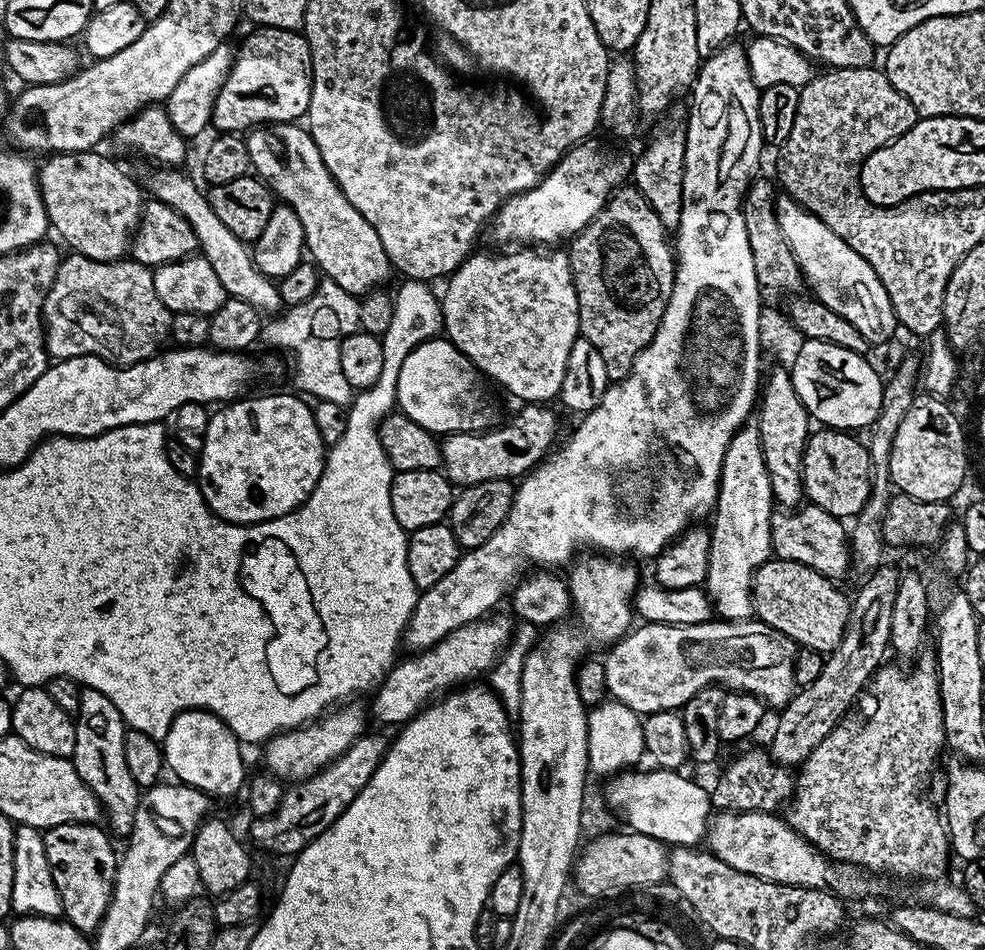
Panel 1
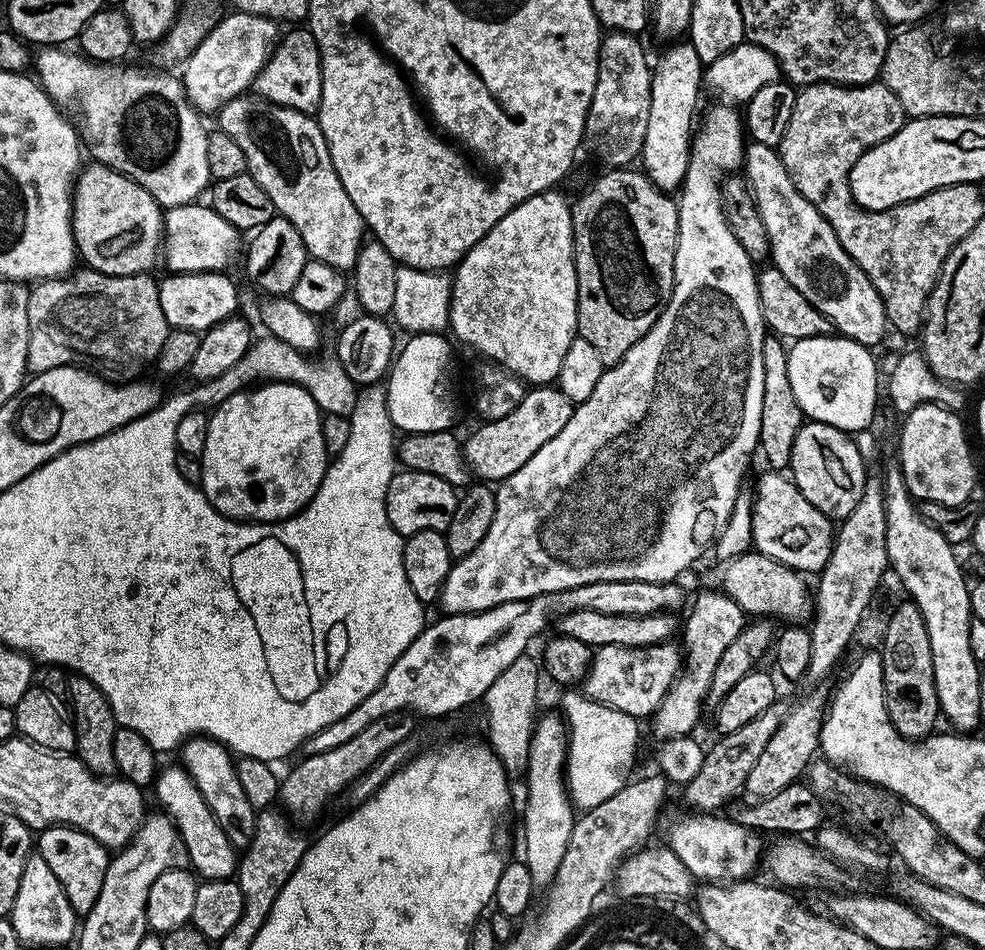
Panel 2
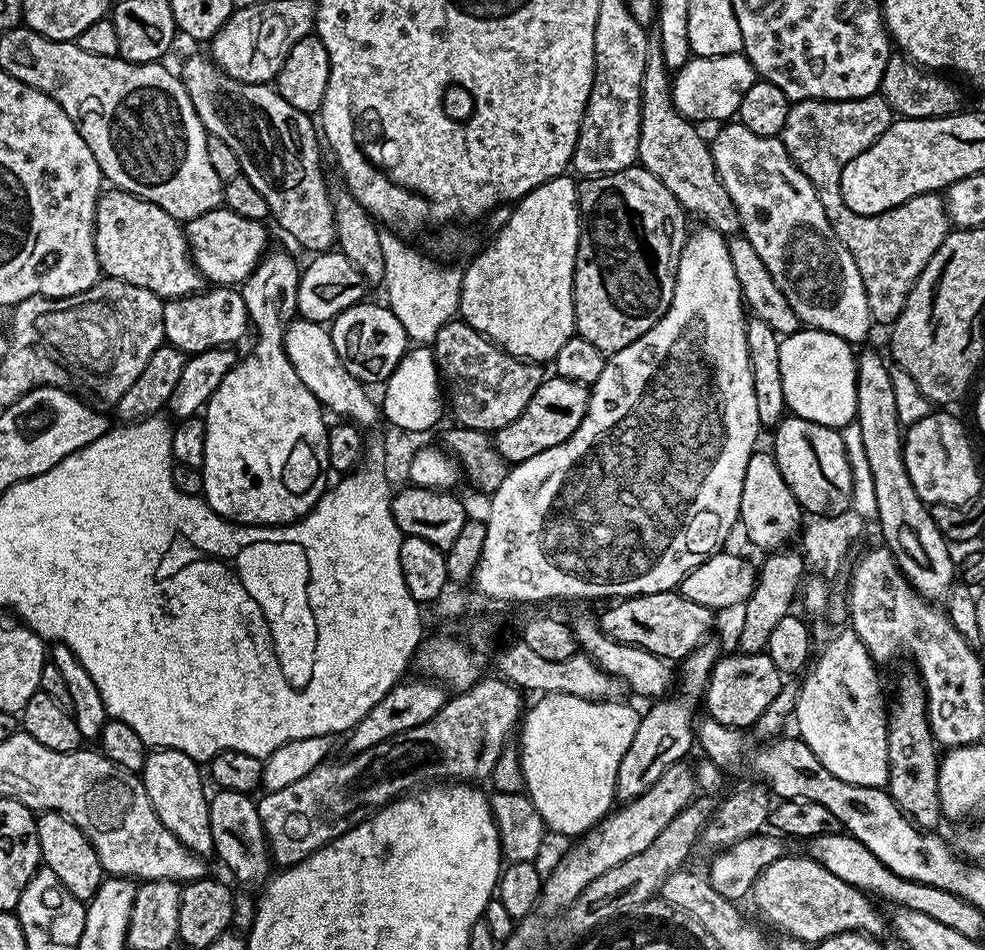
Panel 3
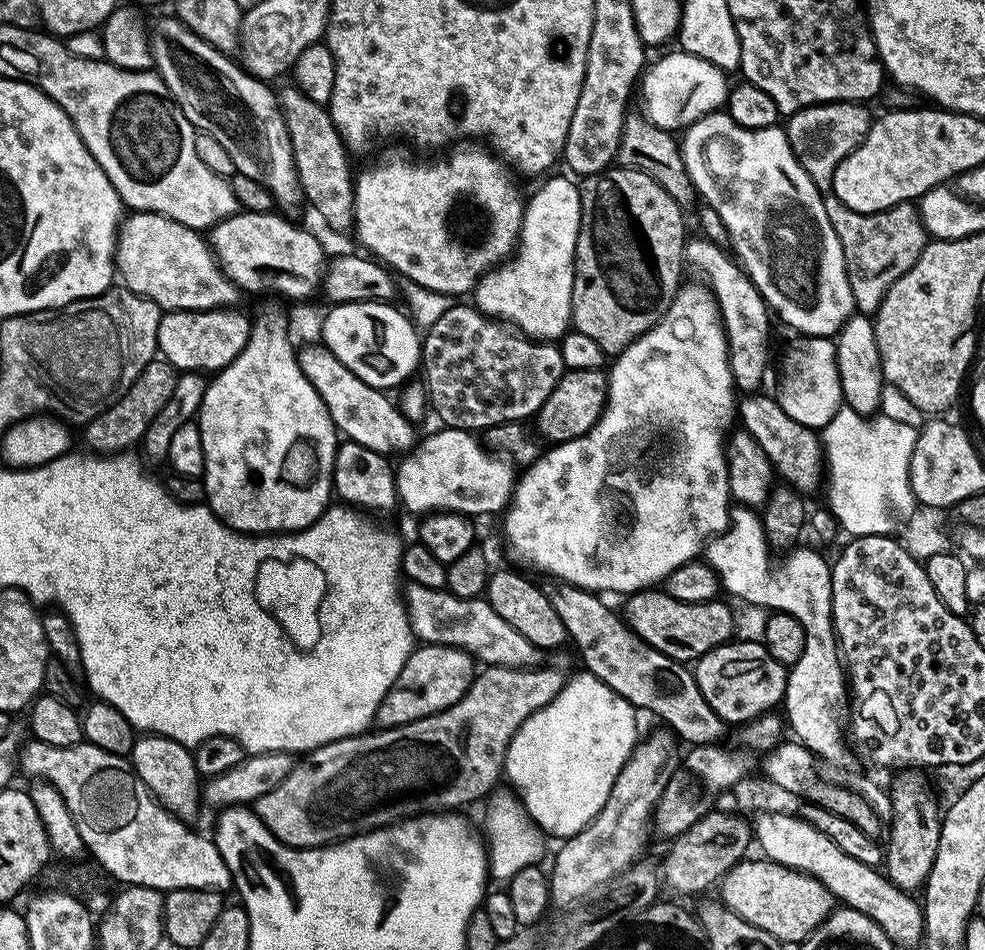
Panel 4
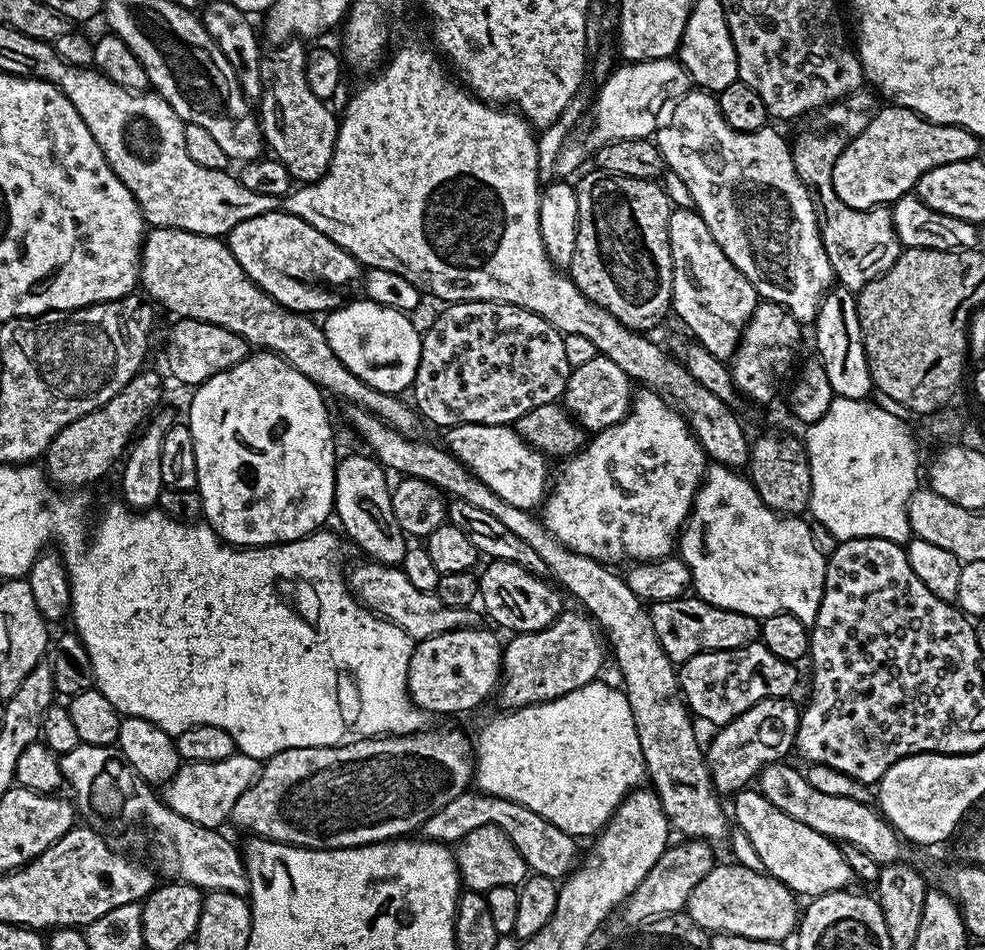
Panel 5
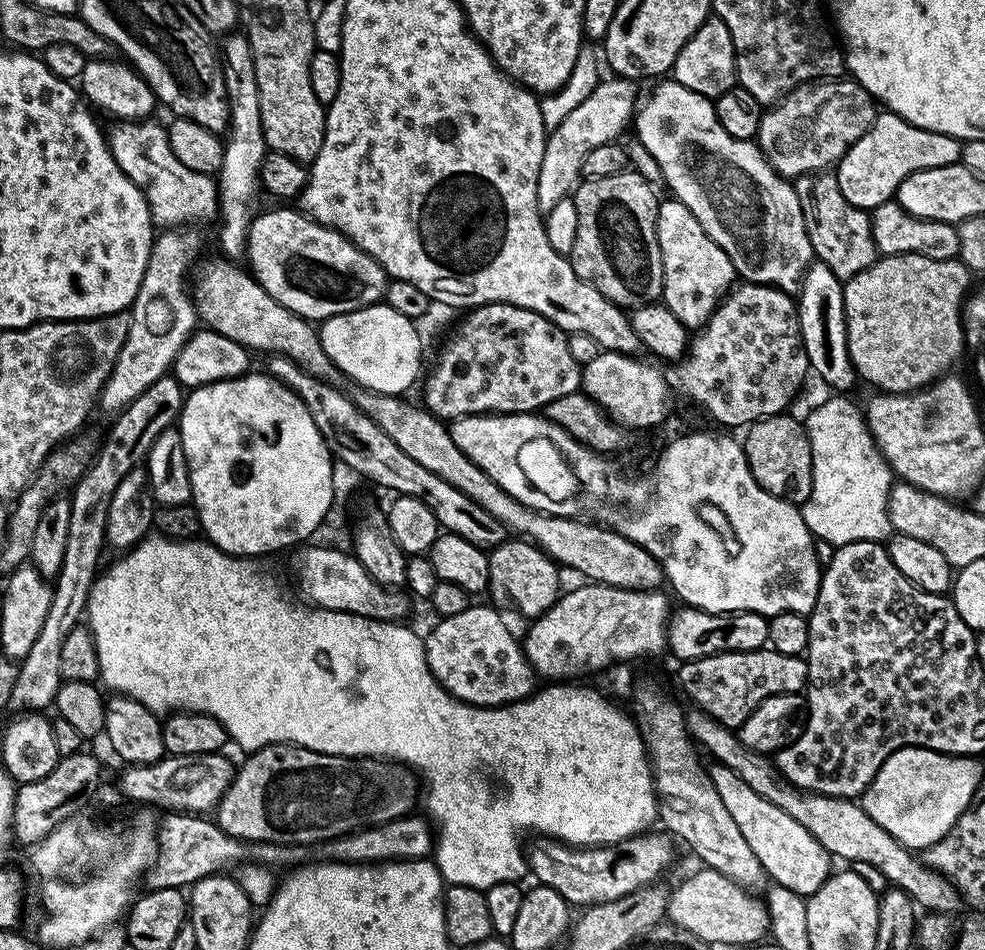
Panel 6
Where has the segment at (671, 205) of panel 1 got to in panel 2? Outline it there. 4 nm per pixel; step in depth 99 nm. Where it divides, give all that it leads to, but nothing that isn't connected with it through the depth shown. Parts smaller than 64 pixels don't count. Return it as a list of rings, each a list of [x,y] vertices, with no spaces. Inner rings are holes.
[[[672,42],[665,48],[668,49],[657,60],[654,60],[654,67],[651,69],[650,116],[647,119],[645,144],[641,148],[638,160],[639,163],[644,163],[642,171],[648,177],[648,181],[661,188],[662,191],[672,194],[683,185],[688,163],[692,157],[692,142],[694,139],[692,119],[696,116],[696,103],[700,100],[700,88],[702,92],[706,65],[698,58],[698,50],[694,50],[691,42]]]

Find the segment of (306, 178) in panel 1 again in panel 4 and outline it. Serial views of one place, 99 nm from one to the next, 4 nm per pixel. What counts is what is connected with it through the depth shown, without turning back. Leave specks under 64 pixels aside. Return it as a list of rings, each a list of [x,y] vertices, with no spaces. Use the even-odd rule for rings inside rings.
[[[175,15],[160,16],[153,24],[151,21],[150,39],[155,71],[192,127],[214,134],[230,158],[234,158],[236,171],[254,178],[254,182],[262,182],[277,205],[301,203],[294,150],[277,93],[271,92],[265,81],[245,71],[236,60],[232,61],[231,55],[198,38]]]

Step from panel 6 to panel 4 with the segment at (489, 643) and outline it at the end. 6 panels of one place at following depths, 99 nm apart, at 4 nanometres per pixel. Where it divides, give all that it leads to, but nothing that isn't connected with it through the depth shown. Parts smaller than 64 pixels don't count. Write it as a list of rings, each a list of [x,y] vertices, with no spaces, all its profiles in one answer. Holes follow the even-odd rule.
[[[426,643],[413,647],[412,653],[406,658],[406,666],[402,666],[402,674],[398,674],[398,678],[394,682],[394,686],[390,686],[386,698],[382,698],[376,711],[375,723],[380,728],[397,728],[403,724],[433,716],[450,706],[454,706],[454,702],[458,702],[464,697],[466,690],[470,690],[472,681],[476,679],[477,671],[477,661],[460,648]]]

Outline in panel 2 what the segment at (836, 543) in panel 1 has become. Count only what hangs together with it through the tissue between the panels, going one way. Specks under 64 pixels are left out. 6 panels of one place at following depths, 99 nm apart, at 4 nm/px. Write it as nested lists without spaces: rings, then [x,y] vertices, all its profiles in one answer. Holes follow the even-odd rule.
[[[764,470],[760,481],[756,484],[756,501],[750,504],[752,510],[752,543],[755,551],[766,554],[772,560],[792,569],[793,572],[801,574],[819,574],[826,566],[826,562],[832,553],[832,542],[834,539],[834,524],[828,517],[822,514],[798,490],[798,486],[783,471]]]

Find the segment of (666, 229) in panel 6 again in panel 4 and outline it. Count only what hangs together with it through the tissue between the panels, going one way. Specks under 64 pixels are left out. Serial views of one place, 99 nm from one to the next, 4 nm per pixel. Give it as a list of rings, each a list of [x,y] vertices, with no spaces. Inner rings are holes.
[[[705,238],[689,239],[684,245],[684,262],[697,272],[699,279],[712,289],[712,297],[720,307],[720,319],[728,339],[728,361],[732,367],[732,383],[744,394],[761,391],[764,371],[768,368],[768,316],[770,309],[754,282],[739,263],[723,247]]]

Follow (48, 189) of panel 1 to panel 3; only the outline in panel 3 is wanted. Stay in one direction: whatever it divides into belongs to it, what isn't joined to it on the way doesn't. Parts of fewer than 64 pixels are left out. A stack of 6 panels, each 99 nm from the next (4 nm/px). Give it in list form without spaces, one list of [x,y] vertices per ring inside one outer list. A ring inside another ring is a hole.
[[[101,191],[100,201],[96,203],[94,246],[100,263],[100,271],[105,277],[130,282],[130,286],[142,286],[163,301],[177,300],[179,296],[193,296],[195,292],[205,287],[206,281],[196,269],[192,255],[188,253],[188,238],[181,221],[166,214],[166,210],[154,206],[154,202],[146,202],[129,192]]]

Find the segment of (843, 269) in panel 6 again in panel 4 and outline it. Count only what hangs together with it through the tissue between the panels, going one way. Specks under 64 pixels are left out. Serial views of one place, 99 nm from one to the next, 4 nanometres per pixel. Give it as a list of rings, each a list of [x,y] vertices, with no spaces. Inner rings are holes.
[[[842,100],[827,104],[812,104],[789,115],[786,122],[788,141],[806,174],[814,182],[821,194],[832,191],[834,170],[854,151],[864,140],[870,130],[874,116],[867,112],[865,105],[860,102]],[[824,196],[826,214],[838,242],[842,242],[842,254],[846,262],[846,274],[850,278],[850,290],[854,294],[855,311],[860,314],[874,314],[880,308],[882,298],[922,254],[930,237],[924,231],[924,224],[915,203],[896,204],[884,212],[855,212],[836,196]]]

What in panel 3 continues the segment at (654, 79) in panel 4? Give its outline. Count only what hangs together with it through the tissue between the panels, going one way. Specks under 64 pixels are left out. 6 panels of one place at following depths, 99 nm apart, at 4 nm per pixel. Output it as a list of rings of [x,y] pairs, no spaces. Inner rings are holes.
[[[743,54],[735,56],[698,56],[689,59],[671,77],[672,107],[688,120],[728,122],[739,113],[742,94],[758,79],[752,63]]]

